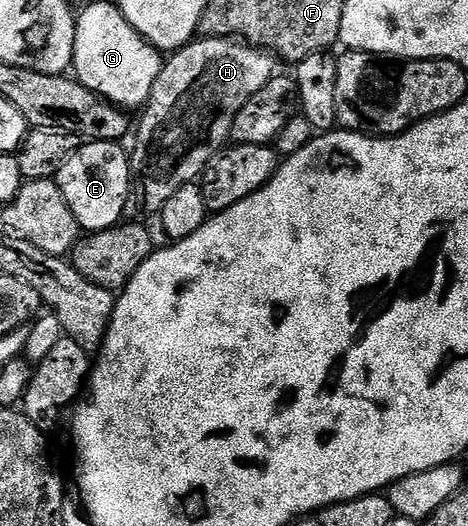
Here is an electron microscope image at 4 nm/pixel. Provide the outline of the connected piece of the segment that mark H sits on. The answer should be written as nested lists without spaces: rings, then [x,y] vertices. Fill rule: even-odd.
[[[203,37],[202,39],[192,41],[191,44],[186,45],[184,49],[174,50],[173,55],[168,56],[166,60],[164,60],[161,75],[157,75],[157,83],[153,83],[151,99],[142,110],[141,116],[143,116],[143,118],[137,121],[137,132],[134,134],[134,137],[136,136],[135,150],[132,148],[129,153],[131,158],[133,193],[137,201],[139,197],[141,204],[148,205],[148,207],[152,209],[152,214],[158,215],[165,207],[167,200],[173,196],[175,192],[181,191],[181,187],[198,182],[207,170],[207,164],[228,144],[233,121],[237,119],[237,111],[241,111],[241,107],[245,107],[245,103],[249,103],[249,99],[253,99],[253,95],[257,95],[257,91],[261,91],[261,87],[265,87],[265,83],[269,83],[271,78],[276,76],[277,69],[275,69],[275,64],[277,64],[276,58],[272,56],[268,50],[256,49],[253,45],[229,37]]]

